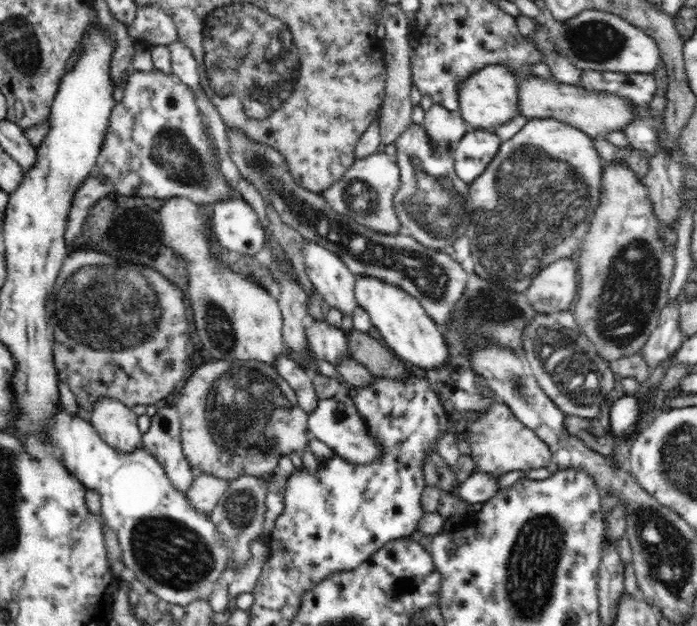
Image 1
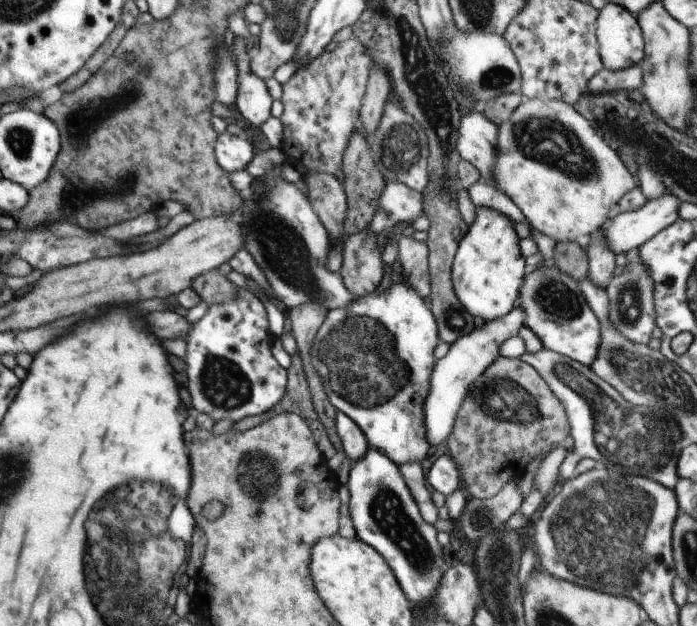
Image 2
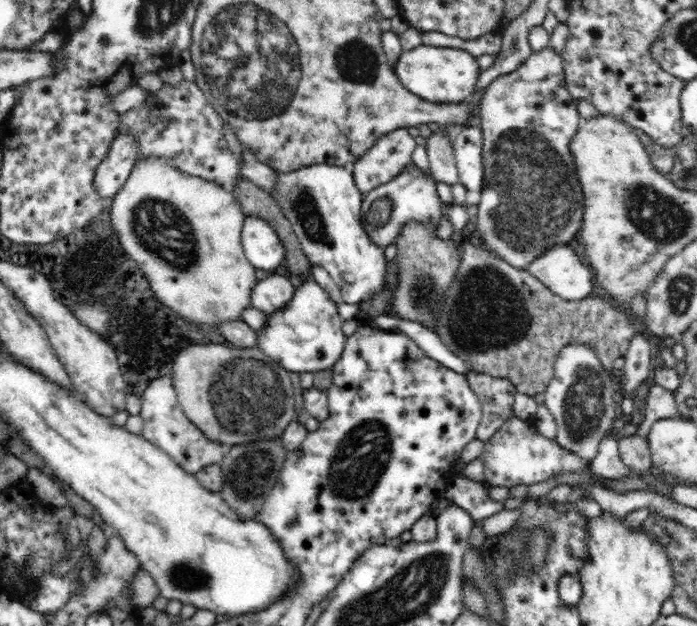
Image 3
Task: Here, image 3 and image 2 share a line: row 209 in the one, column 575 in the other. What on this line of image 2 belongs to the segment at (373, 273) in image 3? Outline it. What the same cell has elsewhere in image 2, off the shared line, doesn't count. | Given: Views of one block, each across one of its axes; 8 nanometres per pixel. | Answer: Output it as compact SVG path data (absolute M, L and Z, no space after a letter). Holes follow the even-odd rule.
M544 263L523 278L518 305L526 314L525 325L540 338L543 348L548 348L586 366L592 366L598 356L602 326L592 312L579 282L562 272L556 264Z

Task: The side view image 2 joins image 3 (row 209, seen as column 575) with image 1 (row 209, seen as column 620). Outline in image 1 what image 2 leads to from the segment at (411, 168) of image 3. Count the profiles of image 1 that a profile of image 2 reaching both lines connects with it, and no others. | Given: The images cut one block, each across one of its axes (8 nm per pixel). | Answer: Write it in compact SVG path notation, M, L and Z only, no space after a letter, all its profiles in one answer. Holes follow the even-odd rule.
M413 122L407 126L407 129L404 129L395 144L397 150L395 159L403 169L400 174L400 188L394 194L394 209L402 223L402 228L412 238L428 248L440 250L448 244L452 245L464 234L470 224L468 214L466 214L467 220L461 219L462 224L458 222L460 218L456 216L458 212L462 212L462 205L466 204L469 184L462 181L455 173L453 148L448 147L436 155L434 145L424 131L423 125Z

